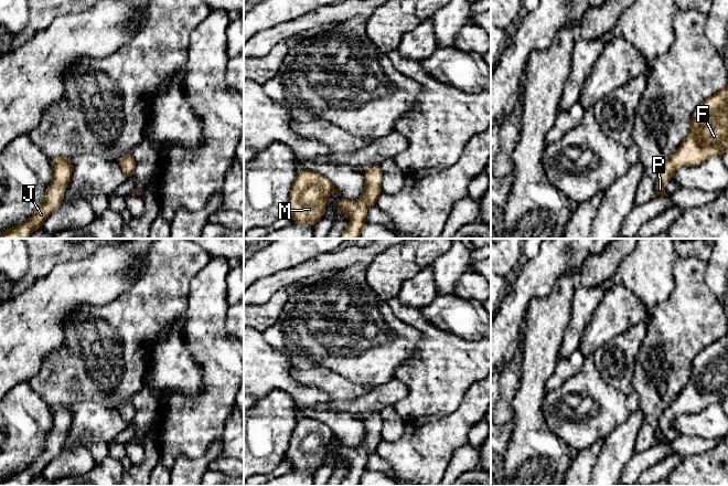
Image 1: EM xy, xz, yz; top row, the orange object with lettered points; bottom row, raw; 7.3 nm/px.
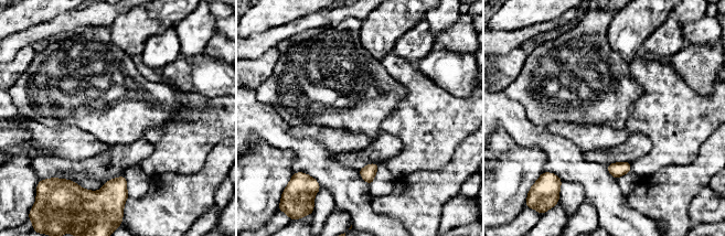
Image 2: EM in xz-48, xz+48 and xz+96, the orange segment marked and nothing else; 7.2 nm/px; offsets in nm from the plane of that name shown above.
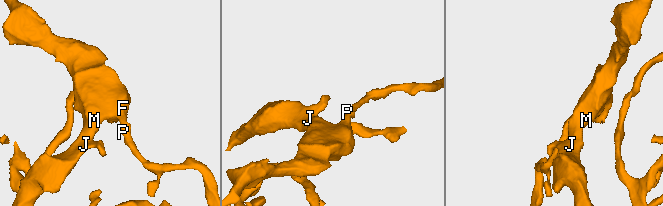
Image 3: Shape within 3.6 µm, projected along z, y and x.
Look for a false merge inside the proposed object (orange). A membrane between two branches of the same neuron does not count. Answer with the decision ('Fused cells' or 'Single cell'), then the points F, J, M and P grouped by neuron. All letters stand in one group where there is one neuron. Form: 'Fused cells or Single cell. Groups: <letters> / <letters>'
Single cell. Groups: F J M P

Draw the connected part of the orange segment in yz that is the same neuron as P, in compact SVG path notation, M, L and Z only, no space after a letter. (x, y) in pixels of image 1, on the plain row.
M728 331L693 360L688 381L656 424L656 443L668 444L664 432L678 414L697 413L728 398Z

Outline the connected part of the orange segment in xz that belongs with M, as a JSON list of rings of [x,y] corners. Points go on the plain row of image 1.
[[[310,416],[298,419],[292,430],[285,457],[291,462],[292,471],[315,473],[324,462],[328,444],[341,440],[322,422]]]

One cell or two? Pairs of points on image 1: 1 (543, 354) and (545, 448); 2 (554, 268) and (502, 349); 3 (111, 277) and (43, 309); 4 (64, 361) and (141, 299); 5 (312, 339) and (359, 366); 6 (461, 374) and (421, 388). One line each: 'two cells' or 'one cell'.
1: one cell
2: one cell
3: one cell
4: one cell
5: one cell
6: one cell

